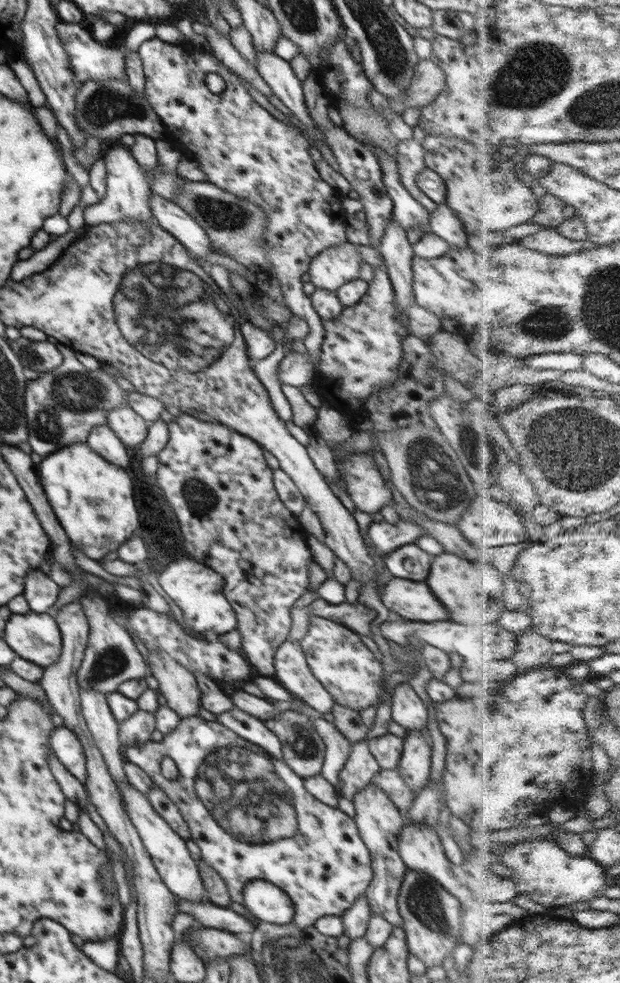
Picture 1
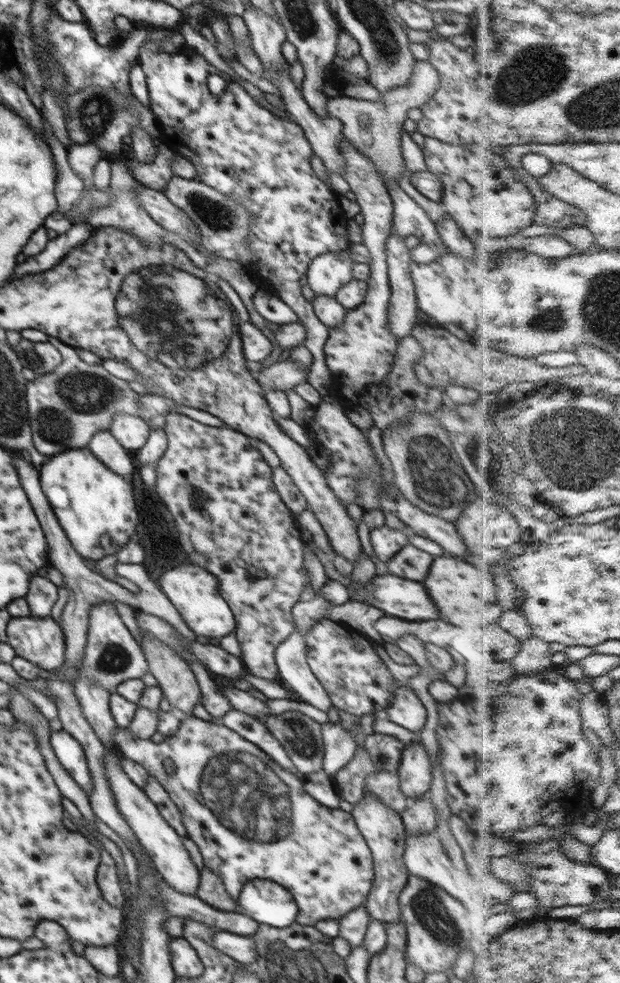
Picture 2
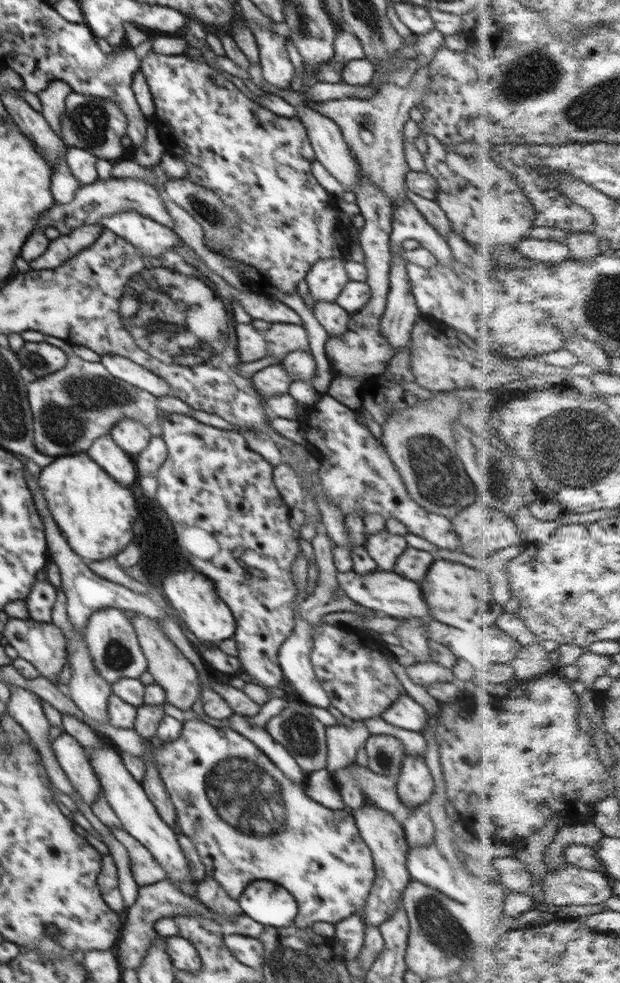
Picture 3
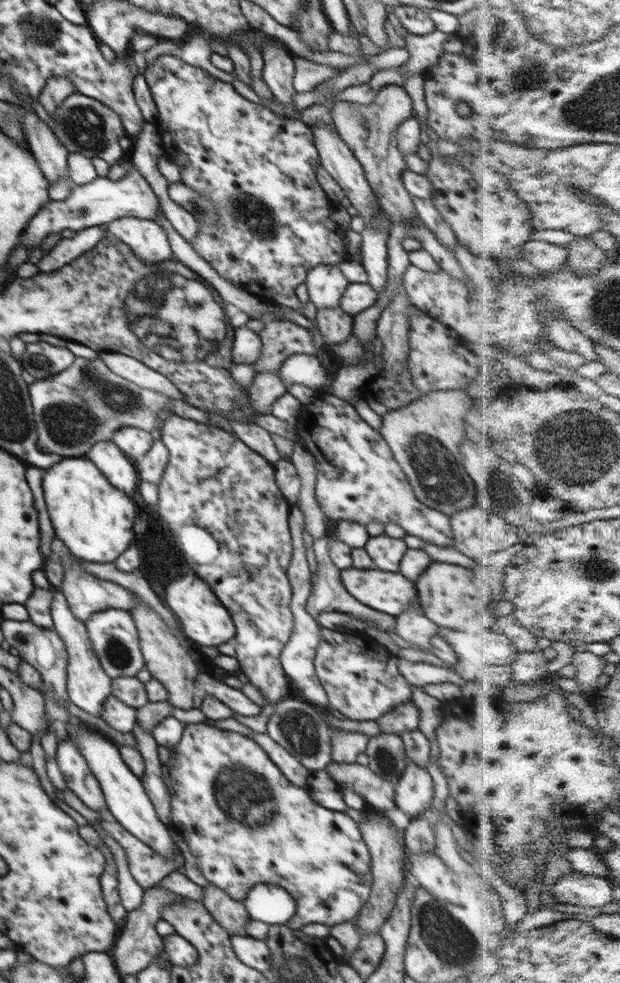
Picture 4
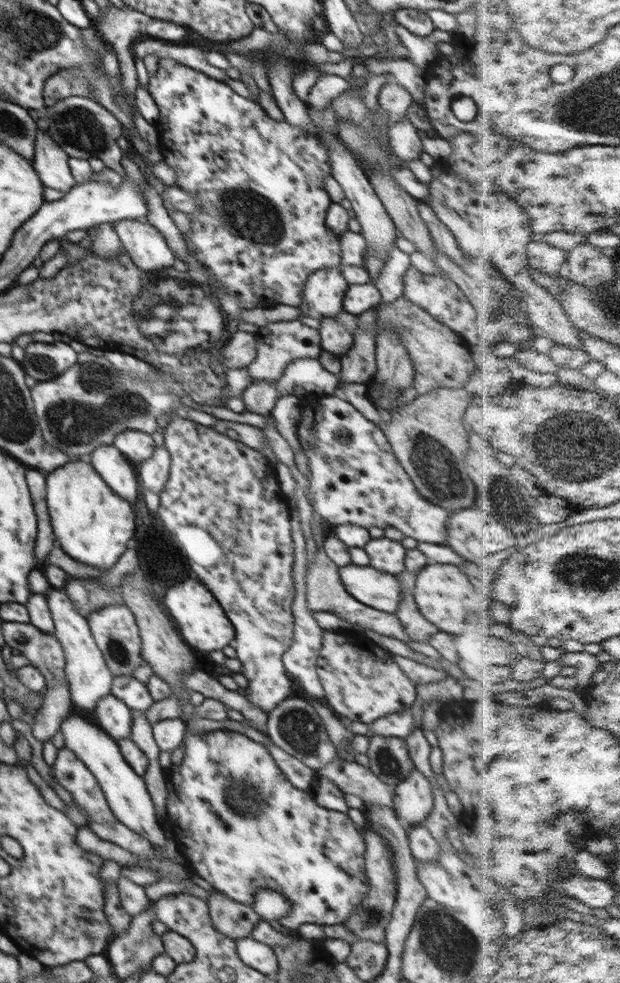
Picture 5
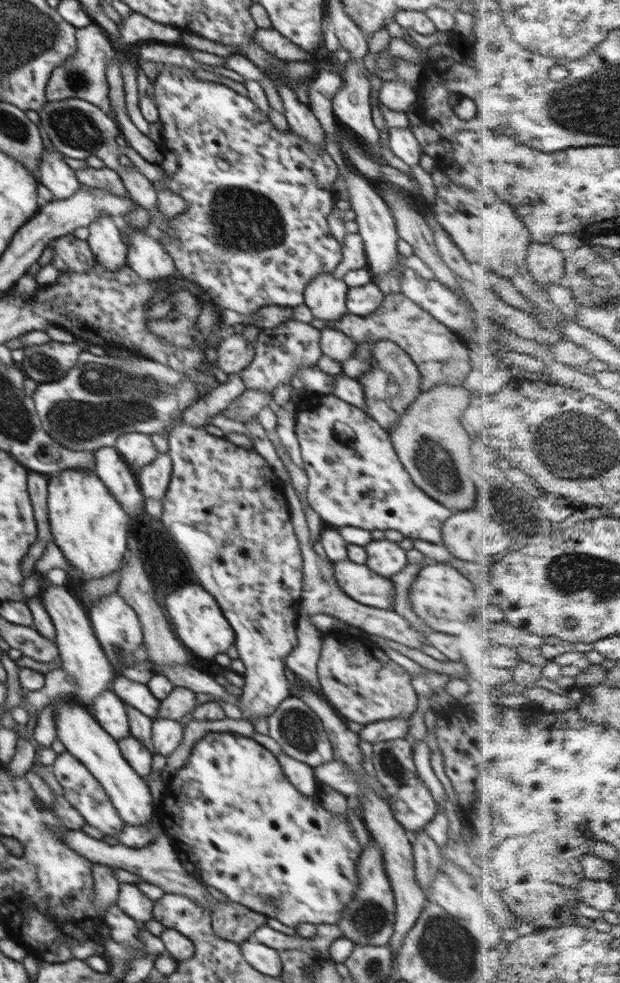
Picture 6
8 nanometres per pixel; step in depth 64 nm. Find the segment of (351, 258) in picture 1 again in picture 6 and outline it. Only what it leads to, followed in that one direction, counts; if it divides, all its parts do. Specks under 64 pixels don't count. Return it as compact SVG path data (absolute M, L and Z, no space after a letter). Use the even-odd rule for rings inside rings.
M320 273L312 278L304 289L304 304L316 319L328 322L338 321L348 313L346 299L348 285L332 273Z

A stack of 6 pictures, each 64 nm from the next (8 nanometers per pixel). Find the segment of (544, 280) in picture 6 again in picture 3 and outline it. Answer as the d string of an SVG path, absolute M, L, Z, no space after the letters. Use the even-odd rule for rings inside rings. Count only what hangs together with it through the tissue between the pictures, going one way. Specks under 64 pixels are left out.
M540 238L524 239L519 244L518 250L523 256L531 260L544 261L546 263L562 263L572 259L572 249L568 242L558 240L541 240Z

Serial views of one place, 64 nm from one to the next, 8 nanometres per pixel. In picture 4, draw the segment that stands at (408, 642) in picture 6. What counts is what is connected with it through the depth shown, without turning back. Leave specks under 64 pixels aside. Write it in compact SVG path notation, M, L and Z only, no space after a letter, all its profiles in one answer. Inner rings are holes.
M326 535L322 538L313 539L313 549L316 558L316 574L311 576L312 591L310 597L305 604L306 613L314 620L323 612L337 612L351 615L356 619L368 621L372 628L378 628L386 633L395 633L396 617L389 616L385 613L380 613L370 609L368 606L362 605L356 601L344 589L341 582L341 571L334 565L329 553L330 538Z

